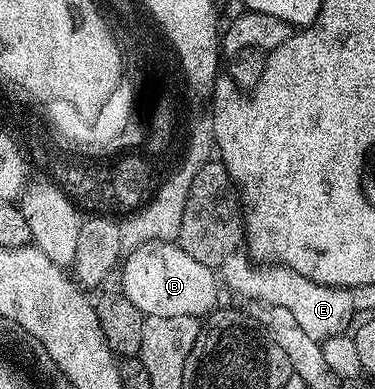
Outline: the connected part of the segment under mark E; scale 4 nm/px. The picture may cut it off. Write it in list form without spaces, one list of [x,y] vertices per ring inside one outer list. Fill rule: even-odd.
[[[241,250],[226,256],[225,262],[220,266],[219,276],[226,287],[228,285],[233,291],[253,298],[259,304],[284,307],[300,323],[305,334],[320,342],[346,333],[355,312],[350,289],[313,282],[312,279],[305,278],[283,265],[254,262],[248,253]]]

